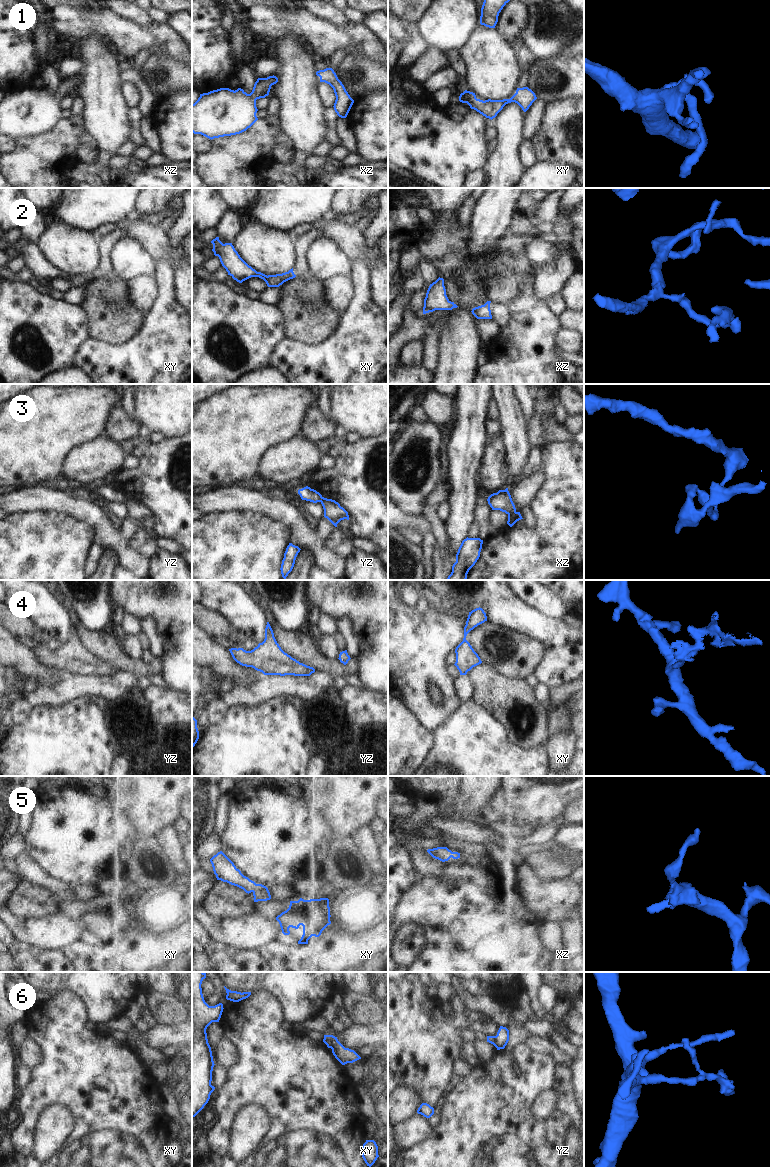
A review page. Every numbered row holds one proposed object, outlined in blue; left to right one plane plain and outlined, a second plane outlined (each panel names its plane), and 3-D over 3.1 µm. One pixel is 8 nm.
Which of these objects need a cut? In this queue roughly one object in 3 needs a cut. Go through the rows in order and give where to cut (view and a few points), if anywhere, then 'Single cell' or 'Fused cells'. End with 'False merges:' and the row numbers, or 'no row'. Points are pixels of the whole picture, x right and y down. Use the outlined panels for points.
1: No split. Single cell
2: No split. Single cell
3: Split along xz (515, 511), (511, 511), (508, 514). Fused cells
4: No split. Single cell
5: No split. Single cell
6: Split along xy (334, 1036), (331, 1039), (330, 1047). Fused cells
False merges: 3, 6.

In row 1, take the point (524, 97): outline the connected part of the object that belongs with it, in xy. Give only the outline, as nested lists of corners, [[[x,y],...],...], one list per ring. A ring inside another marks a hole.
[[[528,87],[517,88],[516,93],[510,99],[503,100],[480,100],[476,98],[475,93],[465,90],[459,96],[459,101],[467,103],[471,109],[476,110],[483,116],[493,119],[503,109],[503,107],[511,102],[517,103],[524,112],[526,112],[532,103],[537,99],[535,93]]]

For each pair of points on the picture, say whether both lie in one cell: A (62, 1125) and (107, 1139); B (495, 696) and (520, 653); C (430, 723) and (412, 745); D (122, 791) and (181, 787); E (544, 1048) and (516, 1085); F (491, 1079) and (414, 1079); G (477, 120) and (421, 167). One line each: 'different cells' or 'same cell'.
A: different cells
B: different cells
C: different cells
D: same cell
E: different cells
F: different cells
G: same cell

